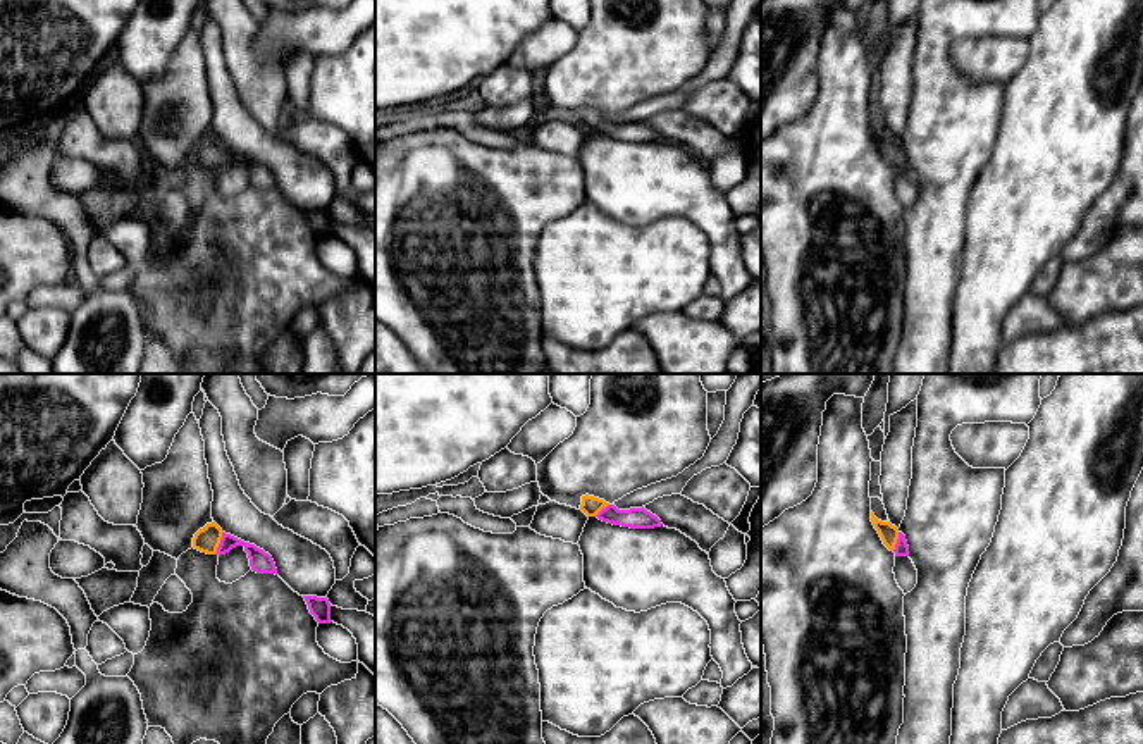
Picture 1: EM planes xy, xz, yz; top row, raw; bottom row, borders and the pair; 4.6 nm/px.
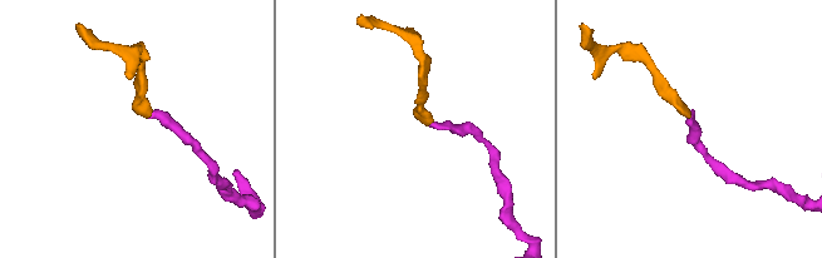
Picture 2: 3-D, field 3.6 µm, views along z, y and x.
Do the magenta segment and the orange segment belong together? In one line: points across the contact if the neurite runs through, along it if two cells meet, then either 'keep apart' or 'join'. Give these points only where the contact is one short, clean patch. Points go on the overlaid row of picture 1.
across xy (260, 562), (243, 543), (221, 543), (207, 539) | join

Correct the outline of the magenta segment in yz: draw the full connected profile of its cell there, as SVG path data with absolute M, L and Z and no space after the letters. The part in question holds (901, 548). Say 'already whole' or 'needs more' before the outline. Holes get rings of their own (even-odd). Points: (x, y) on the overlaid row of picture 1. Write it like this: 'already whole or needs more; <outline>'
needs more; M871 512L871 522L878 530L883 544L895 553L895 556L909 556L909 546L905 536L890 522L881 522Z

